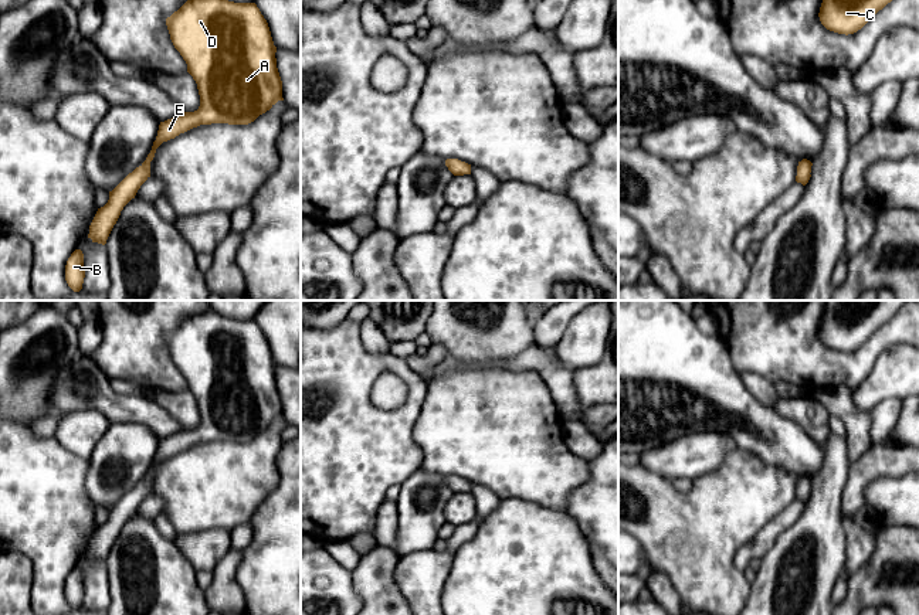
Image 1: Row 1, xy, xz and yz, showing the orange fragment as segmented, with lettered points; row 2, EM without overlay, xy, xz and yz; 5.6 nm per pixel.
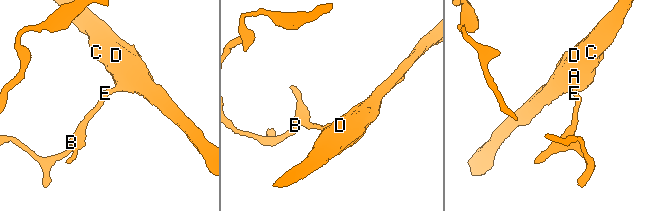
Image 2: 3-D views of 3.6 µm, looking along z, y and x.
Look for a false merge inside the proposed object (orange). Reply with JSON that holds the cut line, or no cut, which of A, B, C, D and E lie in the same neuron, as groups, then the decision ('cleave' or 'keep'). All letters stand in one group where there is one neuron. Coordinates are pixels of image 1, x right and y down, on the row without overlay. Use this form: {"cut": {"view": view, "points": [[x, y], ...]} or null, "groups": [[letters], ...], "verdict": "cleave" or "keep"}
{"cut": null, "groups": [["A", "B", "C", "D", "E"]], "verdict": "keep"}

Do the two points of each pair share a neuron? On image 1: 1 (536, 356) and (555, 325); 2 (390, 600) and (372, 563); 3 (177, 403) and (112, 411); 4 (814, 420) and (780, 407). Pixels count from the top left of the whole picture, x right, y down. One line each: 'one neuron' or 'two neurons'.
1: two neurons
2: one neuron
3: two neurons
4: one neuron

